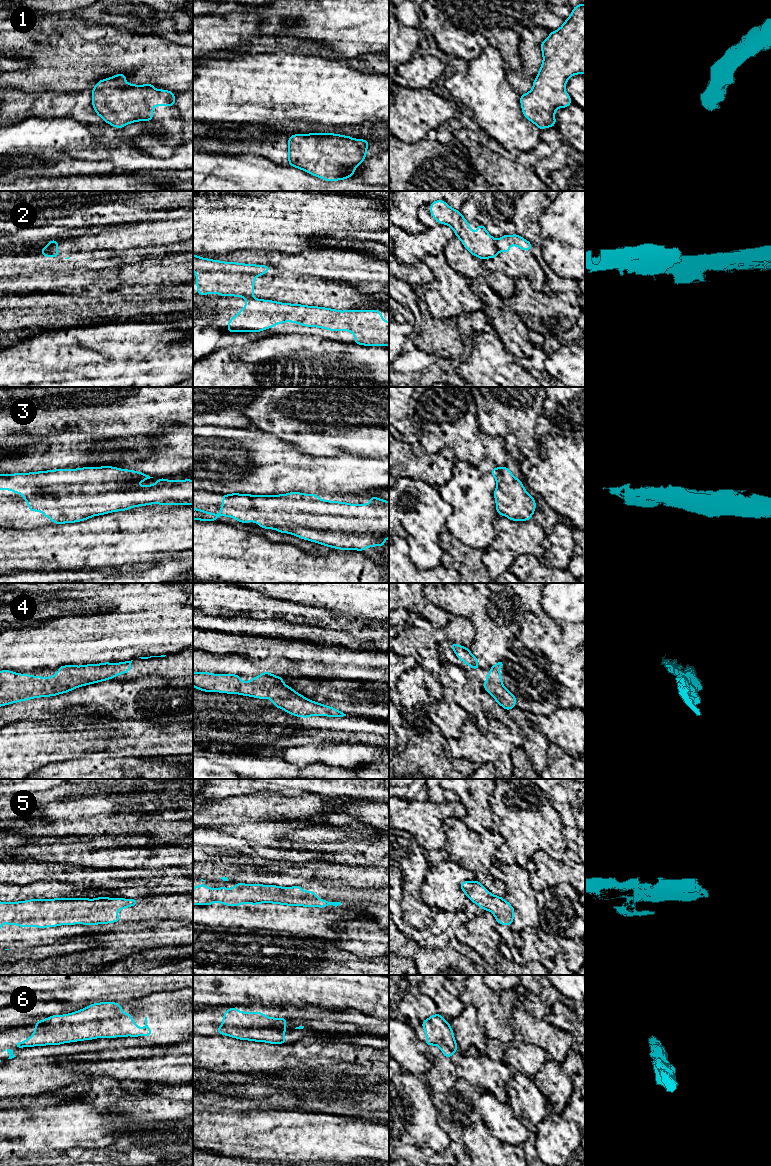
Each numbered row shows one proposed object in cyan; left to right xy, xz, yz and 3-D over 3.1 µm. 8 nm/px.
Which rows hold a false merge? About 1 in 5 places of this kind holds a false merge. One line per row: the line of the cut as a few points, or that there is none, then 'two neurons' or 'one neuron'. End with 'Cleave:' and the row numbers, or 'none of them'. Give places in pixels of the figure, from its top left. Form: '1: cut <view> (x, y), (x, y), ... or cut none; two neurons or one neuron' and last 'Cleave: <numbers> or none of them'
1: cut none; one neuron
2: cut yz (495, 240), (498, 251); two neurons
3: cut none; one neuron
4: cut none; one neuron
5: cut none; one neuron
6: cut none; one neuron
Cleave: 2

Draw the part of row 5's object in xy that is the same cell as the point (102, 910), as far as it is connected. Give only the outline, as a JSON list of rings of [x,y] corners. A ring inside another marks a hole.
[[[55,898],[0,902],[0,925],[19,927],[56,927],[59,925],[96,925],[121,921],[117,911],[138,904],[138,899]]]

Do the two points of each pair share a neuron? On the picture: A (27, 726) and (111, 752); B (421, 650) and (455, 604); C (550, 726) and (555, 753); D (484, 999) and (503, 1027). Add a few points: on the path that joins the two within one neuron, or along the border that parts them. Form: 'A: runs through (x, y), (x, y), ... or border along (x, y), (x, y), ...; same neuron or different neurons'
A: runs through (48, 743), (90, 744); same neuron
B: border along (455, 615), (461, 615), (470, 620); different neurons
C: border along (550, 742), (558, 745), (573, 757); different neurons
D: runs through (488, 1006), (490, 1014), (496, 1020); same neuron

